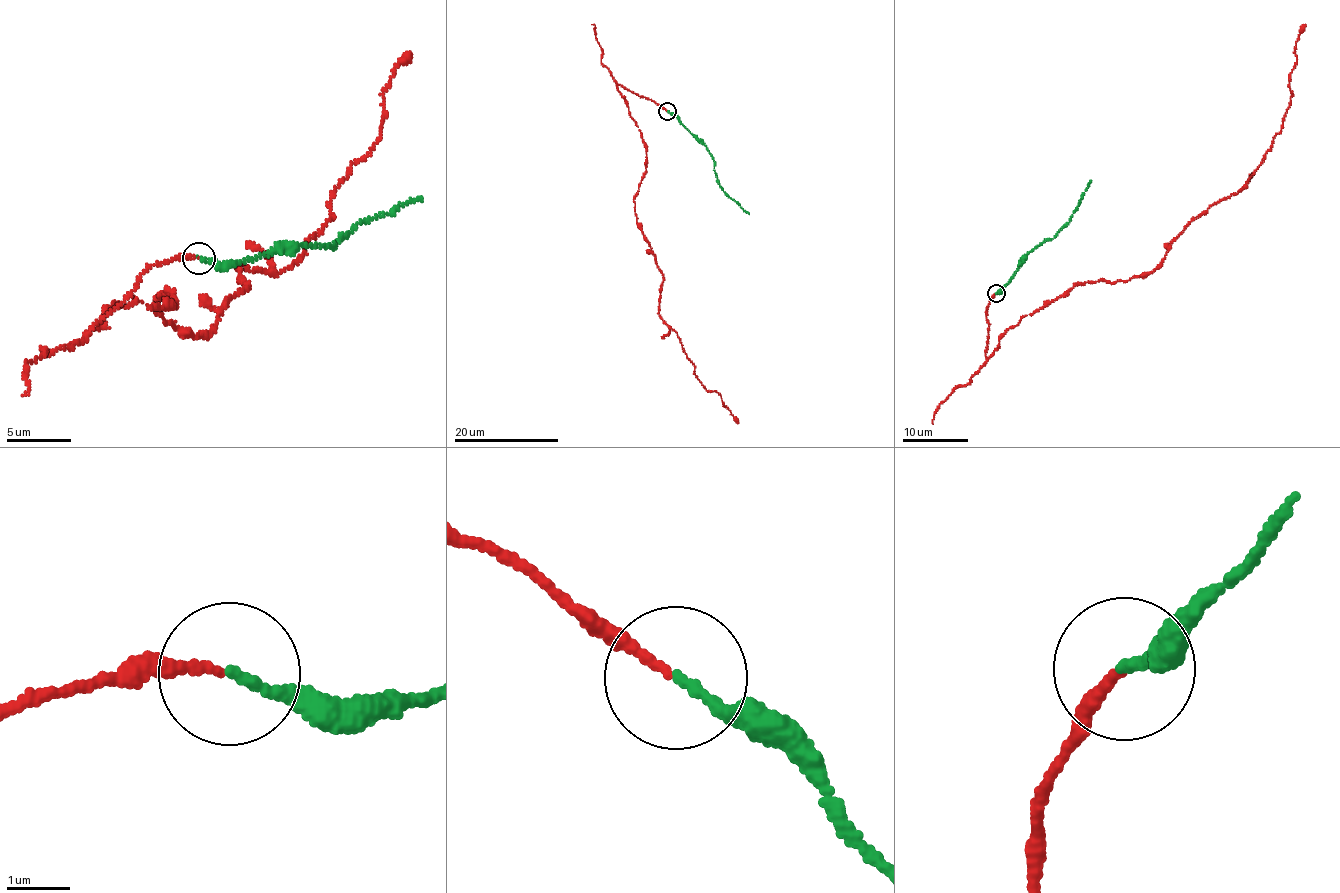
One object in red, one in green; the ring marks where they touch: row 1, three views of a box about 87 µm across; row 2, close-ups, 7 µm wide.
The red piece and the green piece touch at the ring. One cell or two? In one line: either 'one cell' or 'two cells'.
one cell

